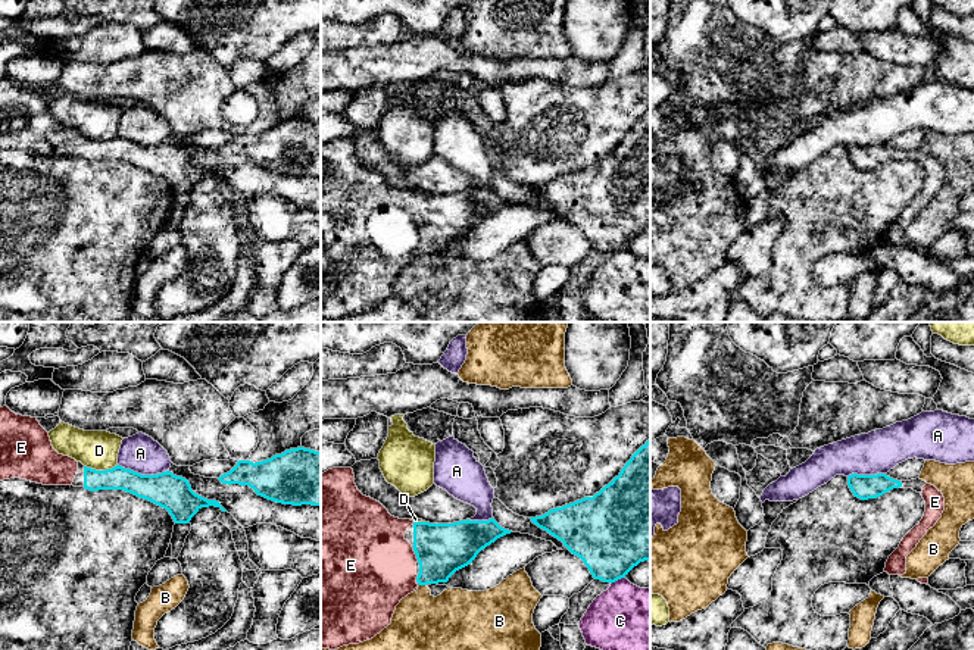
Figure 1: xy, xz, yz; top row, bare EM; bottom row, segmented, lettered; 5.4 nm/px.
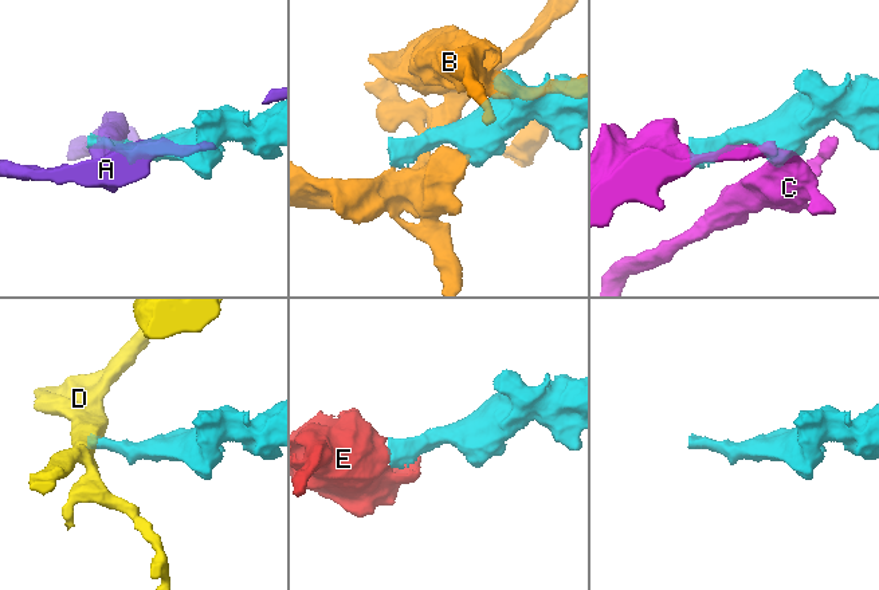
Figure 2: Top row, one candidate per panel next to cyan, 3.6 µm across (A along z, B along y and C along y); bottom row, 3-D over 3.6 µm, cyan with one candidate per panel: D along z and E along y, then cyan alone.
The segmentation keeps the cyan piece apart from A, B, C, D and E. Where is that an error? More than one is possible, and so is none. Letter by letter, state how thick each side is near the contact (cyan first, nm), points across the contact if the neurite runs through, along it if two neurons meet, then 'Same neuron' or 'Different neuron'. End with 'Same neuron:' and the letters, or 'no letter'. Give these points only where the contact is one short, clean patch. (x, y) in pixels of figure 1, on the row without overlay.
A: Thickness 190 nm (cyan) against 200 nm. Boundary: xy (118, 134), (141, 144), (168, 141). Different neuron
B: Thickness 280 nm (cyan) against 380 nm. Different neuron
C: Thickness 420 nm (cyan) against 400 nm. Boundary: xz (624, 247), (611, 255). Different neuron
D: Thickness 130 nm (cyan) against 220 nm. Boundary: xy (116, 134), (108, 140), (84, 137). Different neuron
E: Thickness 280 nm (cyan) against 460 nm. Path across: xz (442, 219), (415, 224), (371, 236). Same neuron
Same neuron: E

